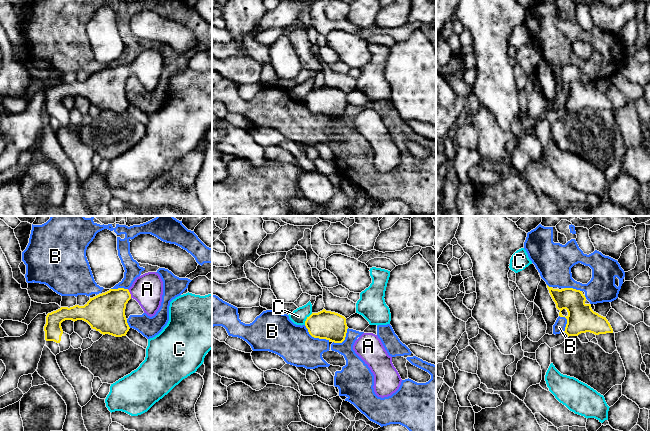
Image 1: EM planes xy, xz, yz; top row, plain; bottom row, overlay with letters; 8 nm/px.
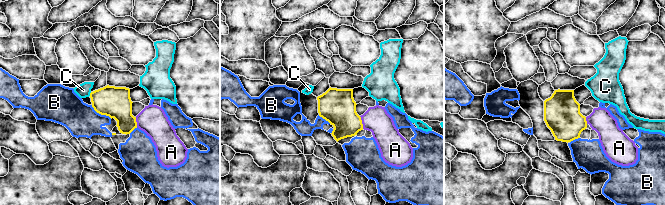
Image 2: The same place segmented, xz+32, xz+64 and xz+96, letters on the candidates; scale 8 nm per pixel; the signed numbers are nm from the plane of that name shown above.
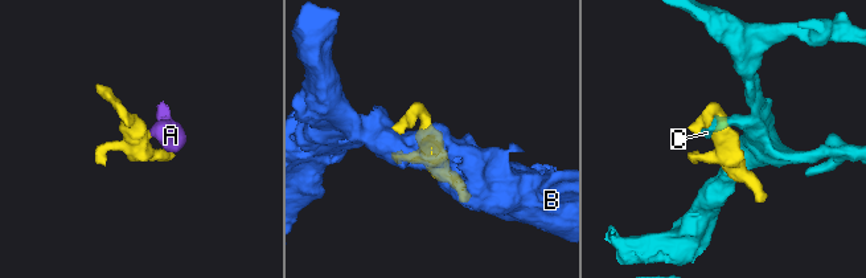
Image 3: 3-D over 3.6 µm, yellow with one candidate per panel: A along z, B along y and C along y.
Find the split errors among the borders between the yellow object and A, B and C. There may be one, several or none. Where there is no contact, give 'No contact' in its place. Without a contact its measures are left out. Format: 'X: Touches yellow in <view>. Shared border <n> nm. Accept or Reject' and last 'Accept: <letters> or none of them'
A: Touches yellow in xy. Shared border 80 nm. Accept
B: Touches yellow in xz. Shared border 240 nm. Reject
C: Touches yellow in xz. Shared border 120 nm. Reject
Accept: A

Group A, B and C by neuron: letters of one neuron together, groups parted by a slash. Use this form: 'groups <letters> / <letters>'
groups A / B / C

